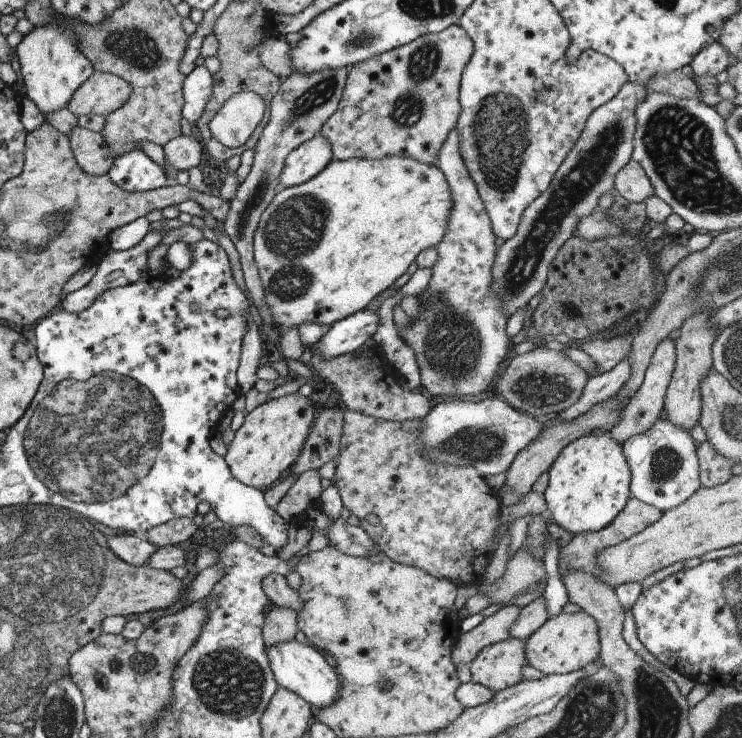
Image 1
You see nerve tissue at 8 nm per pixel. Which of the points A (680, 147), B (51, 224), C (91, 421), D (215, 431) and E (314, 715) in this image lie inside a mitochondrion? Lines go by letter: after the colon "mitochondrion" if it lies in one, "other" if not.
A: mitochondrion
B: mitochondrion
C: mitochondrion
D: other
E: other

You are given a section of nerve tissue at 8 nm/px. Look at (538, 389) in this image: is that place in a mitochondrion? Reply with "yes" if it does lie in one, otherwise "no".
yes

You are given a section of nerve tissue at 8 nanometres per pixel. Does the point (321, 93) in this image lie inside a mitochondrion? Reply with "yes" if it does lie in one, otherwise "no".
yes

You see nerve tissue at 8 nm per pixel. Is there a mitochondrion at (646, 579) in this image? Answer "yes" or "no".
no

